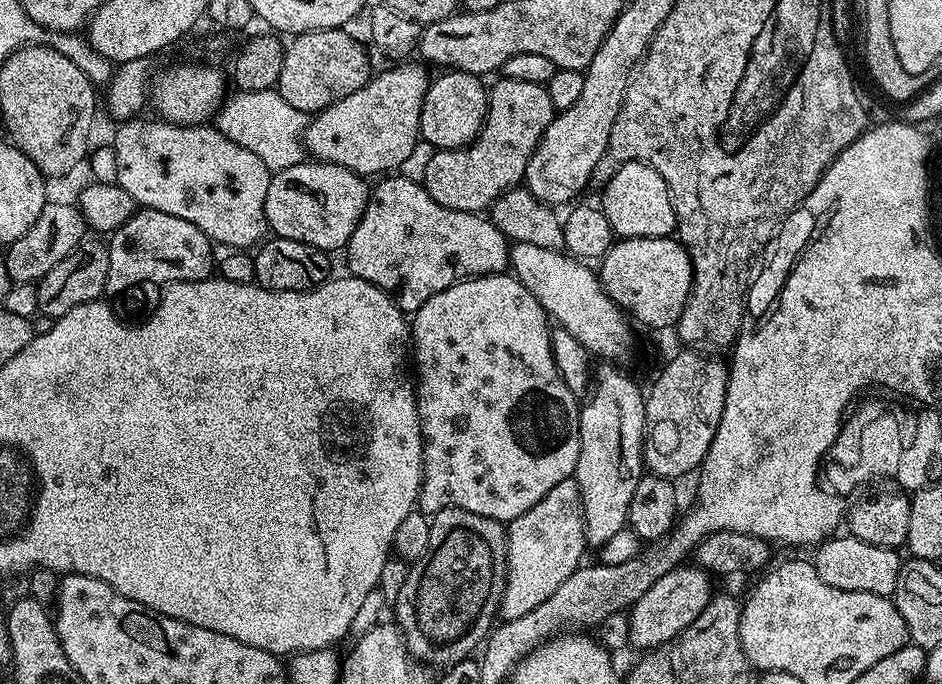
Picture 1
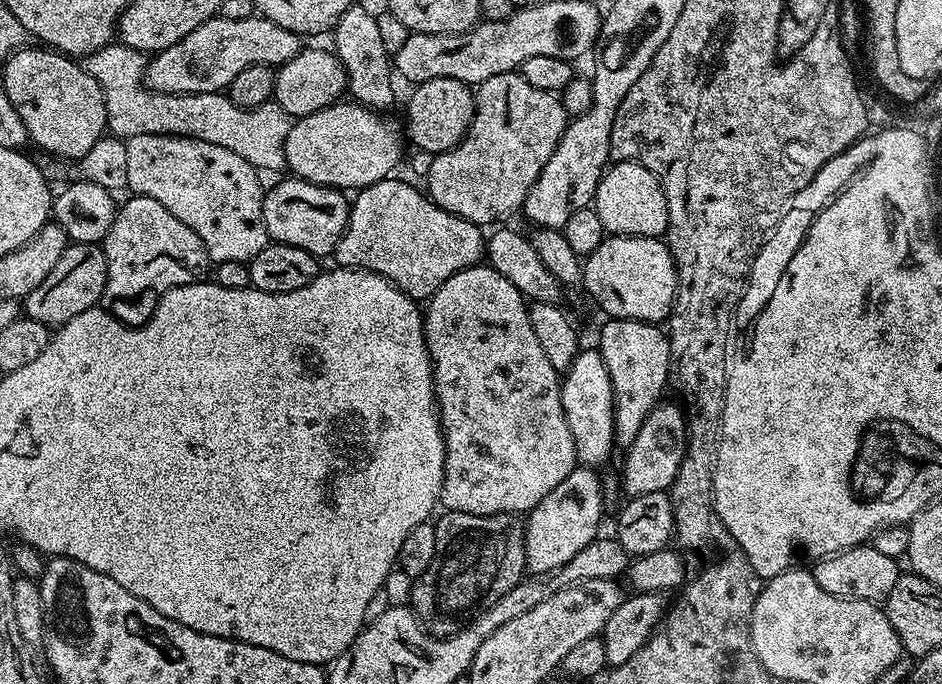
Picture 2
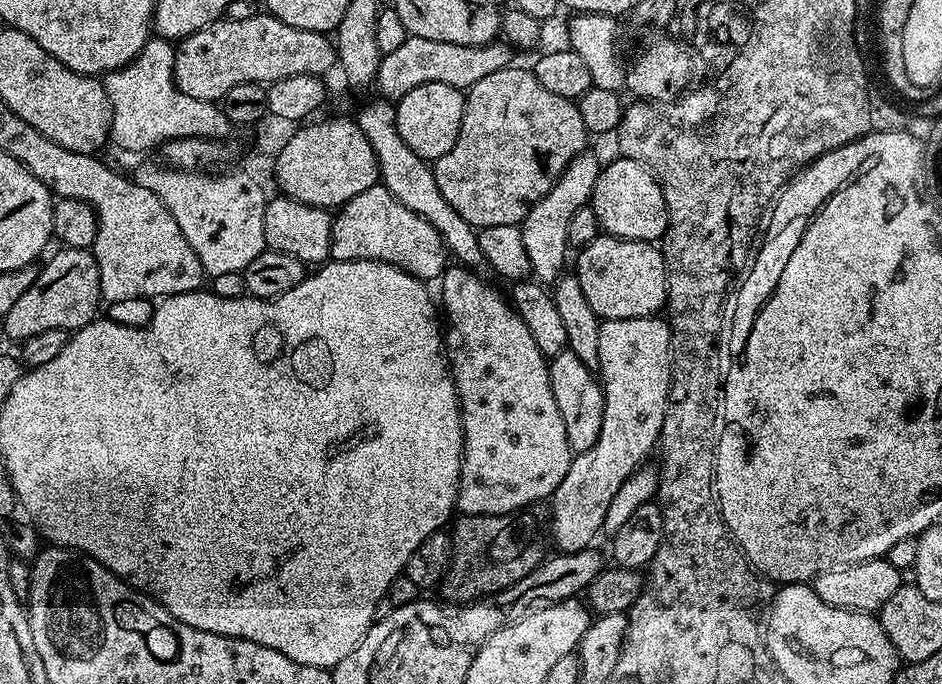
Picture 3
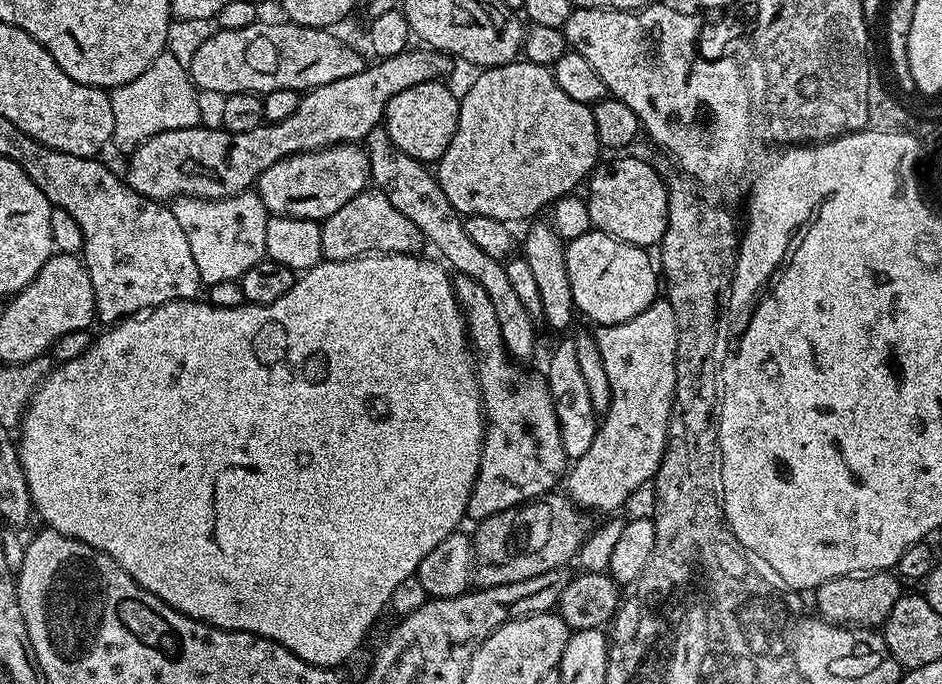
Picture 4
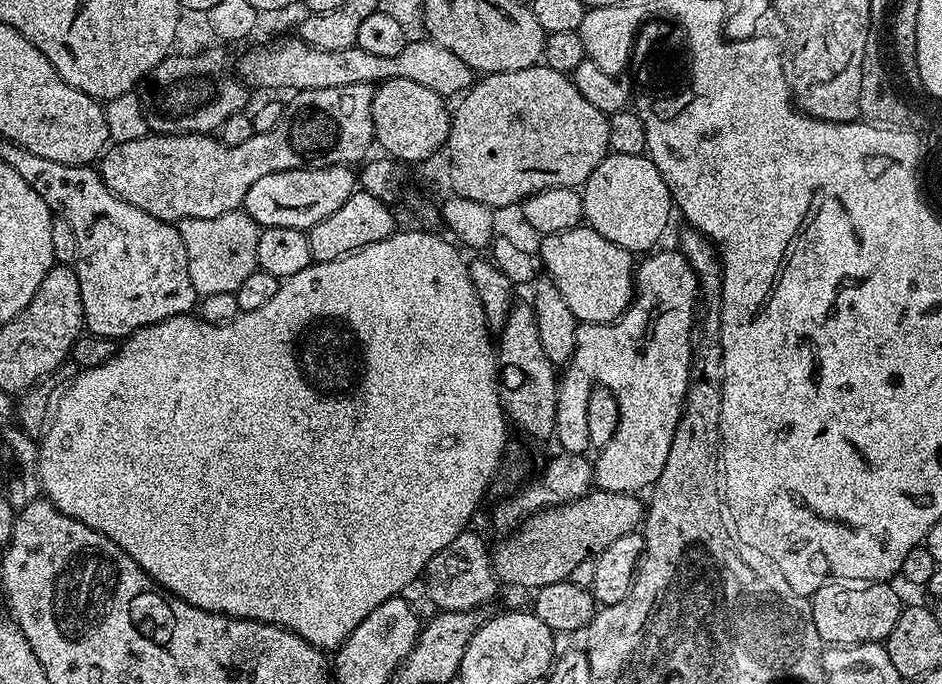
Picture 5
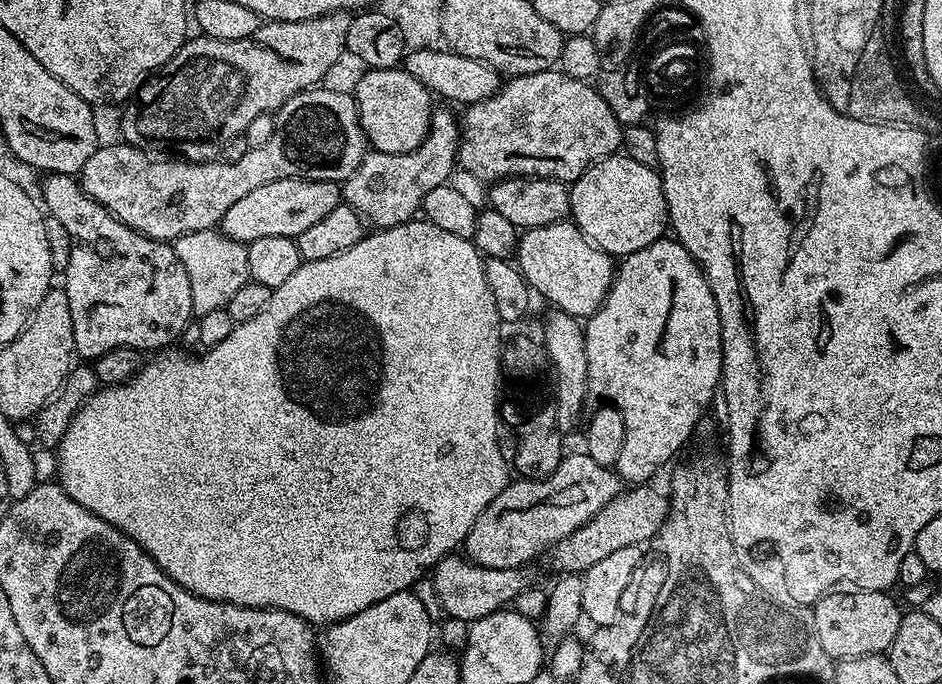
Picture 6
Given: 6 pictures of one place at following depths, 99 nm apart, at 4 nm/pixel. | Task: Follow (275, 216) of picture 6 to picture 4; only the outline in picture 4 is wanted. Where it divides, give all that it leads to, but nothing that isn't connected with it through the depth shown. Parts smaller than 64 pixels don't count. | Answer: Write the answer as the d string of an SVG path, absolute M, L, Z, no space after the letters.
M345 142L317 152L299 152L284 156L256 181L255 191L273 216L289 216L322 222L334 210L342 210L350 198L370 184L370 162L367 151L359 143Z

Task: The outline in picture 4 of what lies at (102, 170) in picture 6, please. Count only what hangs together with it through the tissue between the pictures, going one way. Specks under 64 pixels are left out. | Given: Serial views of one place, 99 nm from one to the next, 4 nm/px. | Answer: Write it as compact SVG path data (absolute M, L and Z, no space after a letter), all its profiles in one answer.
M412 46L402 54L386 56L372 63L358 74L350 74L350 78L338 78L338 82L323 84L303 93L298 110L294 110L290 118L279 122L265 122L259 128L245 132L225 132L220 126L199 126L154 134L127 157L126 183L138 194L161 202L171 202L178 196L197 196L203 200L221 200L227 196L237 196L240 192L249 191L260 179L260 175L270 170L270 166L274 166L274 162L278 162L284 156L293 156L299 152L317 152L319 148L329 148L345 142L367 141L370 130L377 128L383 121L384 108L390 102L390 98L394 98L394 94L427 80L444 78L451 70L453 61L445 53L437 52L434 48Z

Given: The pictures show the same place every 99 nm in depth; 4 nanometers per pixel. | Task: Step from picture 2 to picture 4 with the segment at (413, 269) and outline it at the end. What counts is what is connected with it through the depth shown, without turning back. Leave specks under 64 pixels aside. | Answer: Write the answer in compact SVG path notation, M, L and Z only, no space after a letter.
M369 186L354 198L350 198L350 202L346 202L346 206L342 206L342 210L334 210L334 214L327 216L320 224L320 233L322 234L324 260L353 260L355 256L391 254L393 252L416 254L421 251L420 244L422 245L418 226L414 226L414 222L410 222L410 218L406 218L406 214L394 210L390 198L386 198L386 194L382 194L375 186Z

